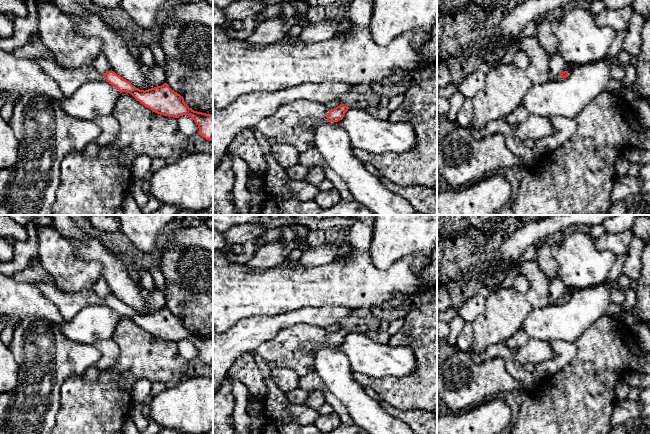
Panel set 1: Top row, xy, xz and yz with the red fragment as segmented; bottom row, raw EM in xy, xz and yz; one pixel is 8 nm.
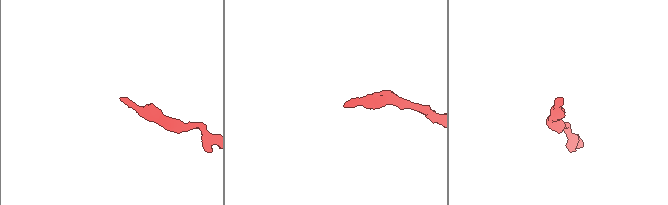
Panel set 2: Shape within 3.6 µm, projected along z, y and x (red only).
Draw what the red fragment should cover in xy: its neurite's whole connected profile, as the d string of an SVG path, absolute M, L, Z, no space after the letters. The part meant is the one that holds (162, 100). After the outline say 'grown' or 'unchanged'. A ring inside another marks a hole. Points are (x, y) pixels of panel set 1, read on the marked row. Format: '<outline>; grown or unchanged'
M36 58L35 60L40 68L59 86L64 99L70 98L87 82L107 81L115 86L120 93L131 94L137 101L157 114L173 118L188 115L198 125L198 134L213 142L213 115L189 108L184 102L184 98L172 90L167 83L144 91L136 88L112 70L104 74L99 73L91 64L75 68L63 68L54 60L46 58Z; grown

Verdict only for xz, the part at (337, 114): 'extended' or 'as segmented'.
extended

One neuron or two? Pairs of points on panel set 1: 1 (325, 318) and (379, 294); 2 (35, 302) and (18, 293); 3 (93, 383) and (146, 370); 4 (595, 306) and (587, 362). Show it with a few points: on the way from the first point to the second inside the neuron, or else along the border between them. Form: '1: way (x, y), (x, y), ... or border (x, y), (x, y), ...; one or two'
1: border (325, 306), (343, 306), (352, 309); two
2: way (31, 302), (26, 301), (22, 297); one
3: way (106, 383), (116, 383), (128, 371), (133, 370); one
4: border (604, 314), (598, 317), (576, 339); two

